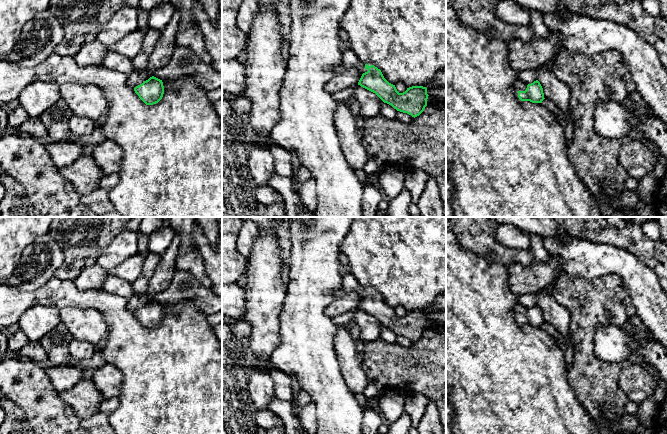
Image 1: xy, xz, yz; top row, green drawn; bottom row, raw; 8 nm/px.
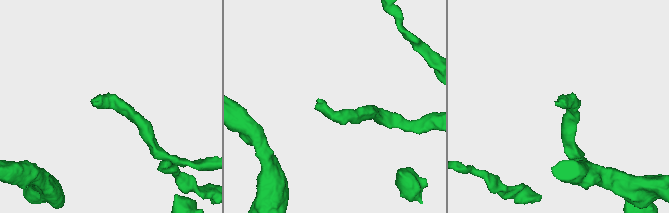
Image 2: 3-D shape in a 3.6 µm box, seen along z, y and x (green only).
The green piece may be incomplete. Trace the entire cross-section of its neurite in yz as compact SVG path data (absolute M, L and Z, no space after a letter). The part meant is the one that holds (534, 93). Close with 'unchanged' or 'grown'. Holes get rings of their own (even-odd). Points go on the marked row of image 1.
M517 79L514 87L521 101L530 101L532 103L542 103L544 98L543 88L538 80L531 84L526 84L522 80Z | grown

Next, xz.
M349 46L342 49L342 66L361 71L363 74L358 85L375 93L384 103L391 105L397 111L415 118L427 106L429 95L426 87L412 86L405 92L399 93L395 85L384 78L380 69L374 65L363 63Z | grown

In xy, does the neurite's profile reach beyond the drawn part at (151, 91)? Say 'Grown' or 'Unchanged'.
Unchanged

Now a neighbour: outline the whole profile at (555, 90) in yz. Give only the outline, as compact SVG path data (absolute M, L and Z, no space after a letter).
M545 64L536 69L537 80L540 82L544 98L554 103L559 110L563 111L568 118L568 123L573 123L570 109L570 88L559 80L552 70L548 69Z

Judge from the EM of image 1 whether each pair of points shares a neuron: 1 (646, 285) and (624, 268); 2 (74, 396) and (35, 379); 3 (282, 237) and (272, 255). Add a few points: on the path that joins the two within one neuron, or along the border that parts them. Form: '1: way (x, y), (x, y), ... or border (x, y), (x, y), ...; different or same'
1: way (641, 282), (629, 270); same
2: border (57, 392), (58, 396), (73, 410); different
3: border (259, 231), (268, 231), (275, 238), (282, 268); different

